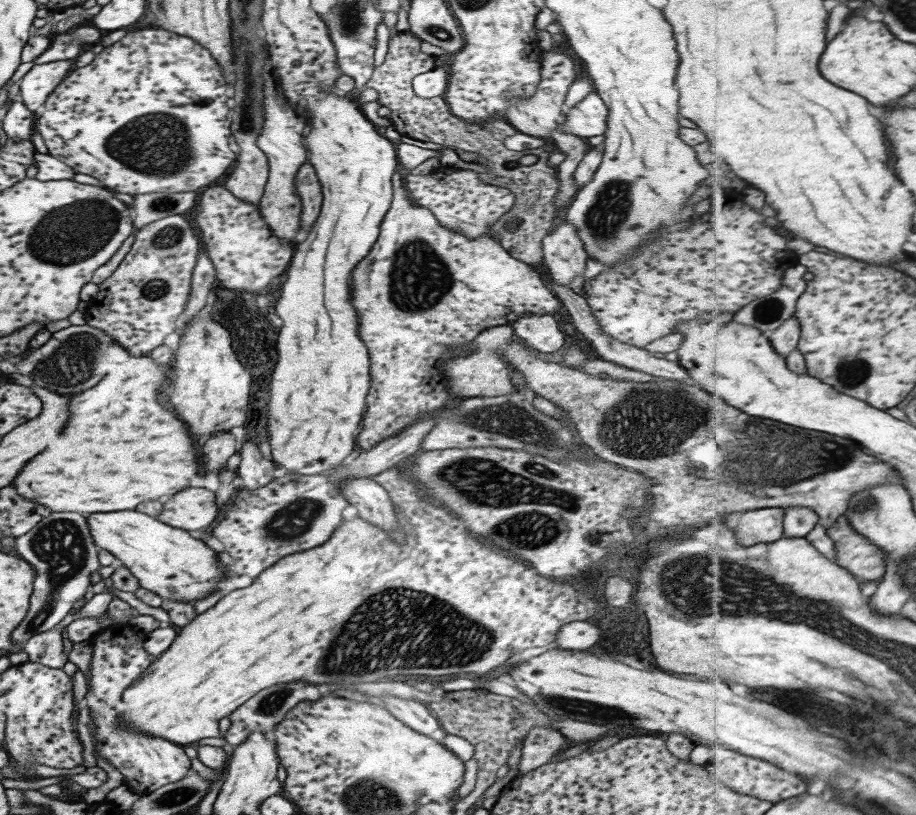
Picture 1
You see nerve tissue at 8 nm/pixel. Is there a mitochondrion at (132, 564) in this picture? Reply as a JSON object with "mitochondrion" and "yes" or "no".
{"mitochondrion":"no"}

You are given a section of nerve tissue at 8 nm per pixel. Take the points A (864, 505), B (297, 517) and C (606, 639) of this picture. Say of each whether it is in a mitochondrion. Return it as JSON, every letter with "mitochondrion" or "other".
{"A":"mitochondrion","B":"mitochondrion","C":"other"}

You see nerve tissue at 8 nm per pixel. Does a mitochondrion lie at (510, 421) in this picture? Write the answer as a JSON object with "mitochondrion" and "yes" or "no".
{"mitochondrion":"yes"}

